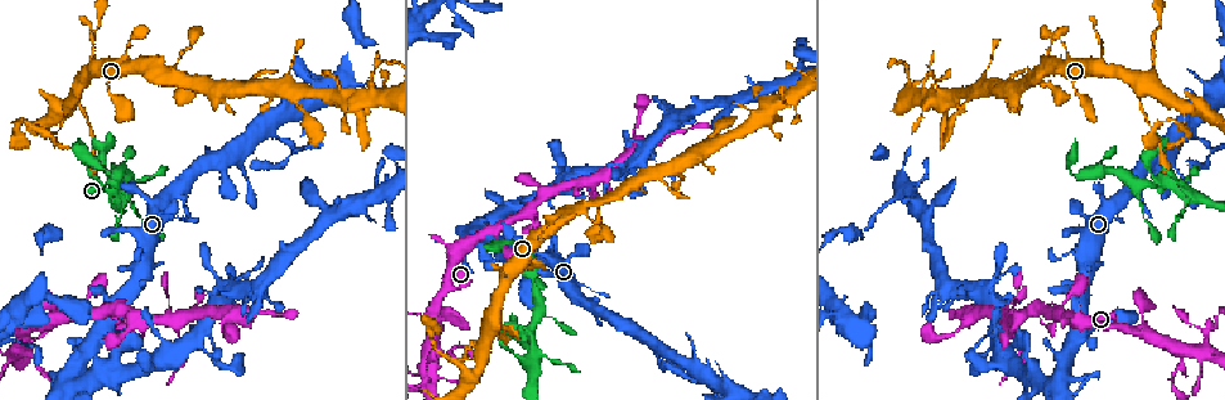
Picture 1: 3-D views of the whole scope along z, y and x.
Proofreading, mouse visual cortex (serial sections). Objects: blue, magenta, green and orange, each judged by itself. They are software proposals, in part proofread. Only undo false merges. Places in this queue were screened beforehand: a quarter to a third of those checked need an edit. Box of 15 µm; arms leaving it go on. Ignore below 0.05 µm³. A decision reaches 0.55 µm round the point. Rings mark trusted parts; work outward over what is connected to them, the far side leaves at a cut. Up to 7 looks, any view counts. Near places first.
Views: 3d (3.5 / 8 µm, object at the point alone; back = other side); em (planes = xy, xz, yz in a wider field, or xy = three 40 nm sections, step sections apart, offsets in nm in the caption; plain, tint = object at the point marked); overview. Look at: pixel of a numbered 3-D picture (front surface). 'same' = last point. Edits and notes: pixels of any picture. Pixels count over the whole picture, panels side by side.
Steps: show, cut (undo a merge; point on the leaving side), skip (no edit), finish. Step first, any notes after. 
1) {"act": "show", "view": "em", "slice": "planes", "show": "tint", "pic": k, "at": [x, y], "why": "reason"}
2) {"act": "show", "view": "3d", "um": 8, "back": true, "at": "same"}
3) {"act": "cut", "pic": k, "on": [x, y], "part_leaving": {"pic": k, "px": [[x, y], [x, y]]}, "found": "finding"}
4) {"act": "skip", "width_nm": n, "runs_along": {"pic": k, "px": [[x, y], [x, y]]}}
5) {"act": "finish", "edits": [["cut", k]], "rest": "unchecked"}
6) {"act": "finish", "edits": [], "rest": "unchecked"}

{"act": "show", "view": "em", "slice": "xy", "step": 5, "show": "tint", "pic": 1, "at": [69, 385], "why": "four arms meet"}

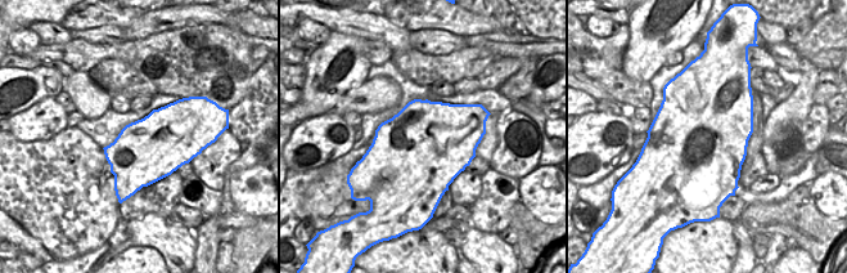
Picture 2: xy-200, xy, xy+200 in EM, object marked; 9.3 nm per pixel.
{"act": "show", "view": "3d", "um": 3.5, "at": "same"}

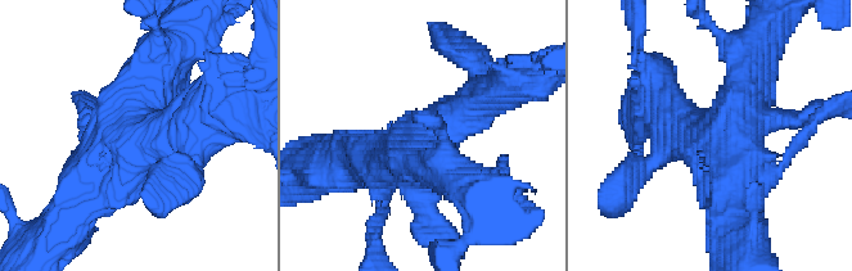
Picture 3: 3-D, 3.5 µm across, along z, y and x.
{"act": "skip", "arm_widths_nm": [300, 400, 500, 500], "runs_along": {"pic": 3, "px": [[443, 171], [424, 145], [495, 93]]}, "found": "one cell here"}

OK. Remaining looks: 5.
{"act": "show", "view": "3d", "um": 3.5, "pic": 1, "at": [586, 182], "why": "a fork"}

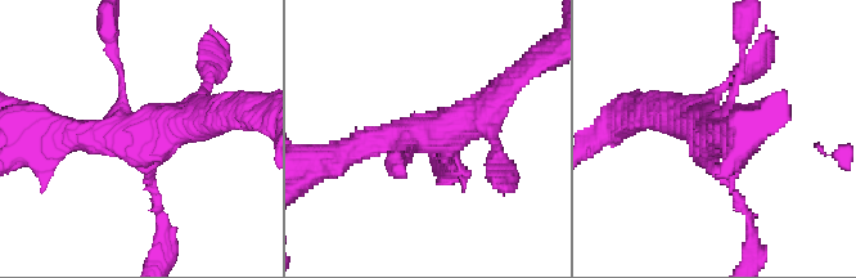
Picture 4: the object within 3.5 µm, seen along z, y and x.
{"act": "show", "view": "em", "slice": "planes", "show": "tint", "pic": 4, "at": [433, 137]}

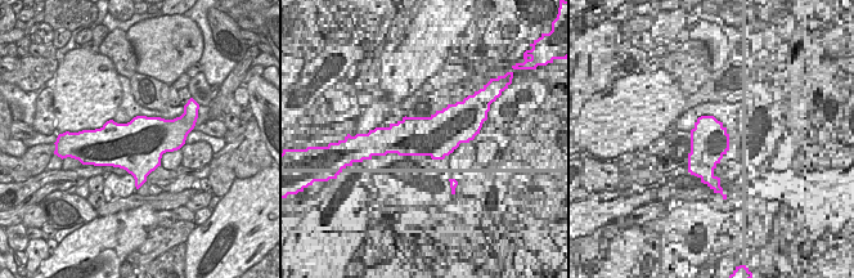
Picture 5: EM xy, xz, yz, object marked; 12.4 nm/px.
{"act": "skip", "width_nm": 650, "runs_along": {"pic": 4, "px": [[350, 152], [441, 135], [504, 89]]}, "found": "continuous, no second cell"}

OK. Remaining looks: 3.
{"act": "show", "view": "em", "slice": "planes", "show": "tint", "pic": 1, "at": [128, 46], "why": "a narrow waist"}

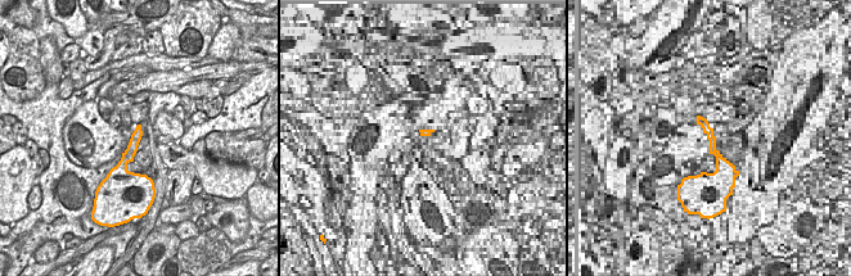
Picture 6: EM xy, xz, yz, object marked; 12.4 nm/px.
{"act": "show", "view": "3d", "um": 3.5, "back": true, "at": "same"}

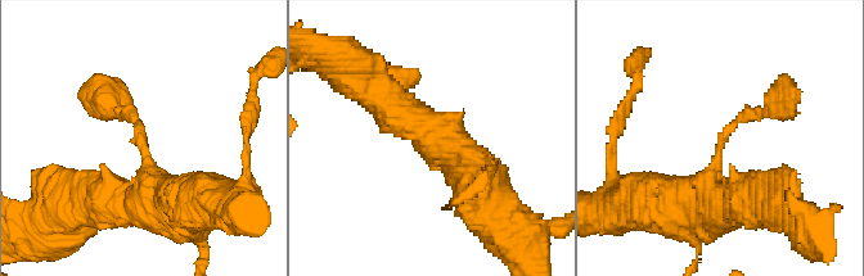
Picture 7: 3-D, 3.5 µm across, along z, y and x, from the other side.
{"act": "skip", "arm_widths_nm": [150, 450], "runs_along": {"pic": 6, "px": [[138, 131], [124, 162], [126, 173]]}, "found": "continuous, no second cell"}

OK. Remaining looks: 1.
{"act": "finish", "edits": [], "rest": "unchecked"}

